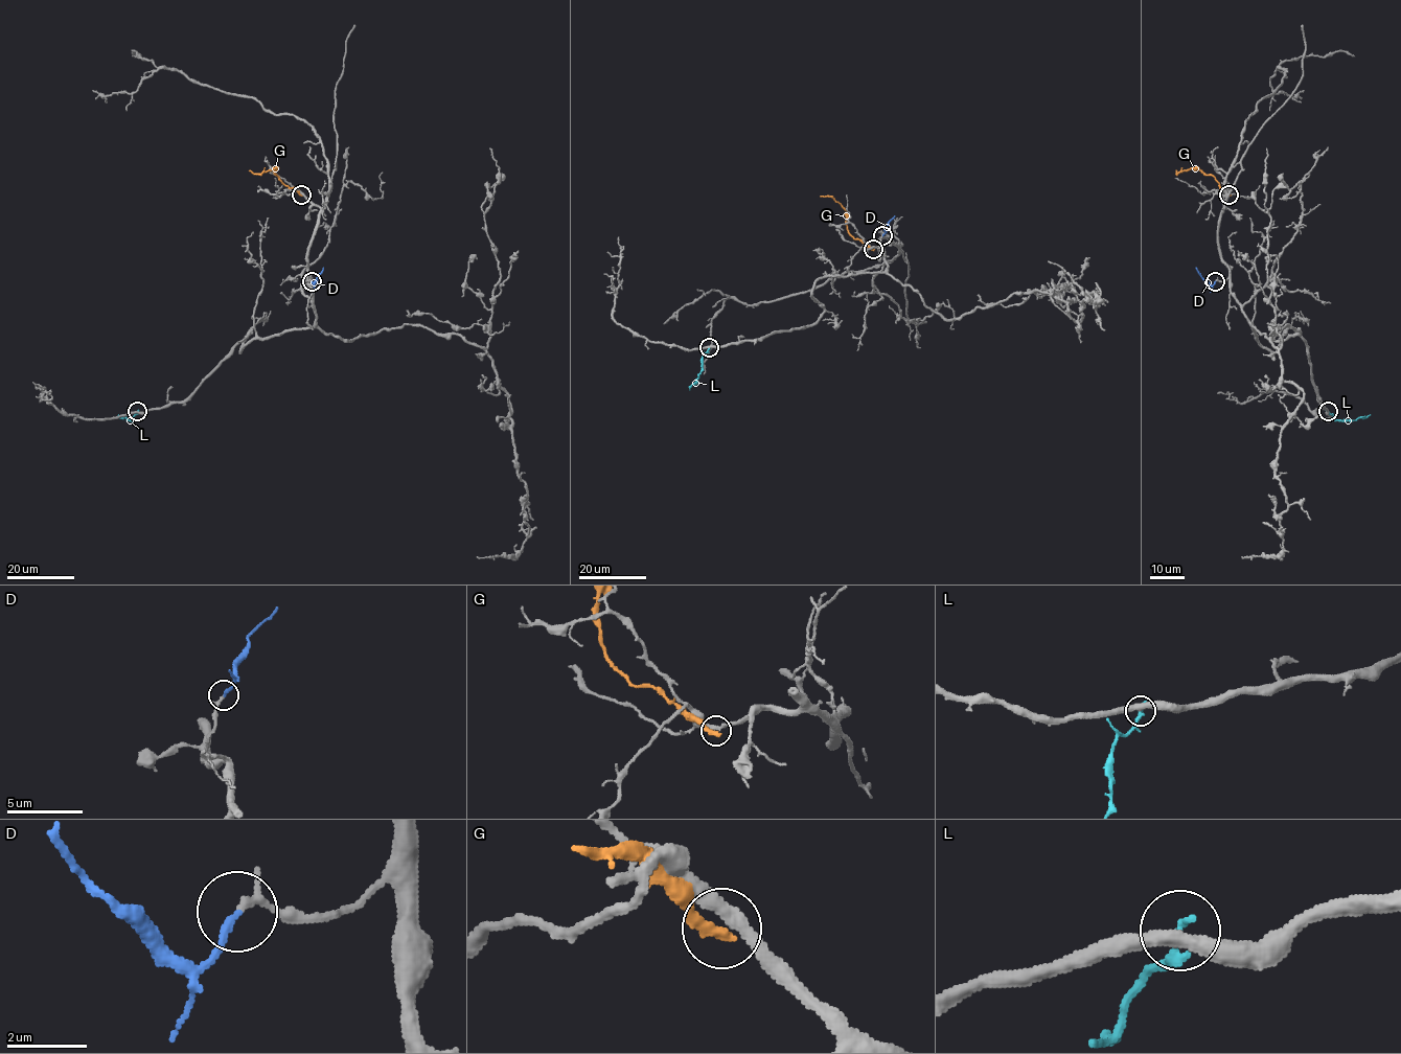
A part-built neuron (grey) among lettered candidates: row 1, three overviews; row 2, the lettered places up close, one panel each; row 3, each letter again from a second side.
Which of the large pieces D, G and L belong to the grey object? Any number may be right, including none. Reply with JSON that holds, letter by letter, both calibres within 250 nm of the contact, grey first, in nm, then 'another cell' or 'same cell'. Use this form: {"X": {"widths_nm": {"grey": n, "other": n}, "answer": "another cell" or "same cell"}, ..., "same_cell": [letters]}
{"D": {"widths_nm": {"grey": 150, "other": 180}, "answer": "same cell"}, "G": {"widths_nm": {"grey": 320, "other": 320}, "answer": "another cell"}, "L": {"widths_nm": {"grey": 360, "other": 200}, "answer": "another cell"}, "same_cell": ["D"]}

